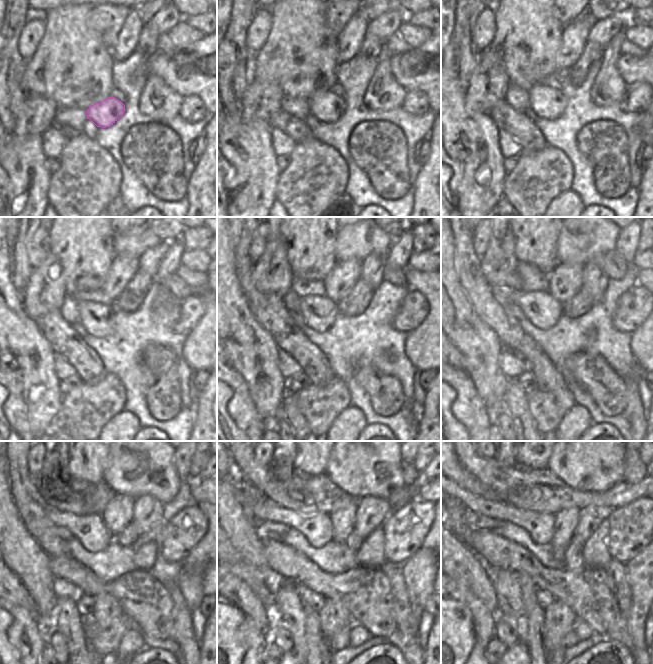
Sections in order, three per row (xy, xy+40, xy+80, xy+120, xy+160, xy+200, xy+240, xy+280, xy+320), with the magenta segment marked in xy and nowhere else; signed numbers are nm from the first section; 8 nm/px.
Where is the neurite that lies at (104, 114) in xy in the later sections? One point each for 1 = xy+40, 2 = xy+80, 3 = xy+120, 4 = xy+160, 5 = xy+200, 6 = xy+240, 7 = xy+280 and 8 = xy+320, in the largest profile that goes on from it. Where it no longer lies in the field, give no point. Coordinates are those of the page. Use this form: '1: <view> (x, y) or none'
1: xy+40 (325, 105)
2: xy+80 (546, 100)
3: xy+120 (96, 318)
4: xy+160 (319, 313)
5: xy+200 (544, 311)
6: xy+240 (94, 535)
7: xy+280 (318, 531)
8: xy+320 (540, 525)

